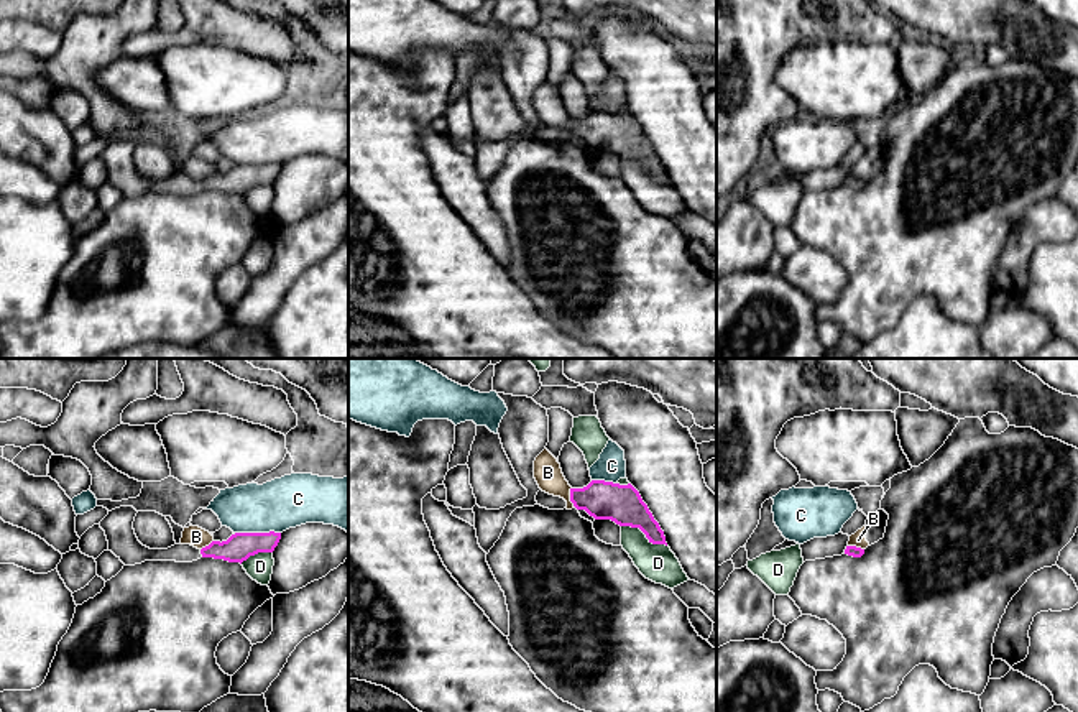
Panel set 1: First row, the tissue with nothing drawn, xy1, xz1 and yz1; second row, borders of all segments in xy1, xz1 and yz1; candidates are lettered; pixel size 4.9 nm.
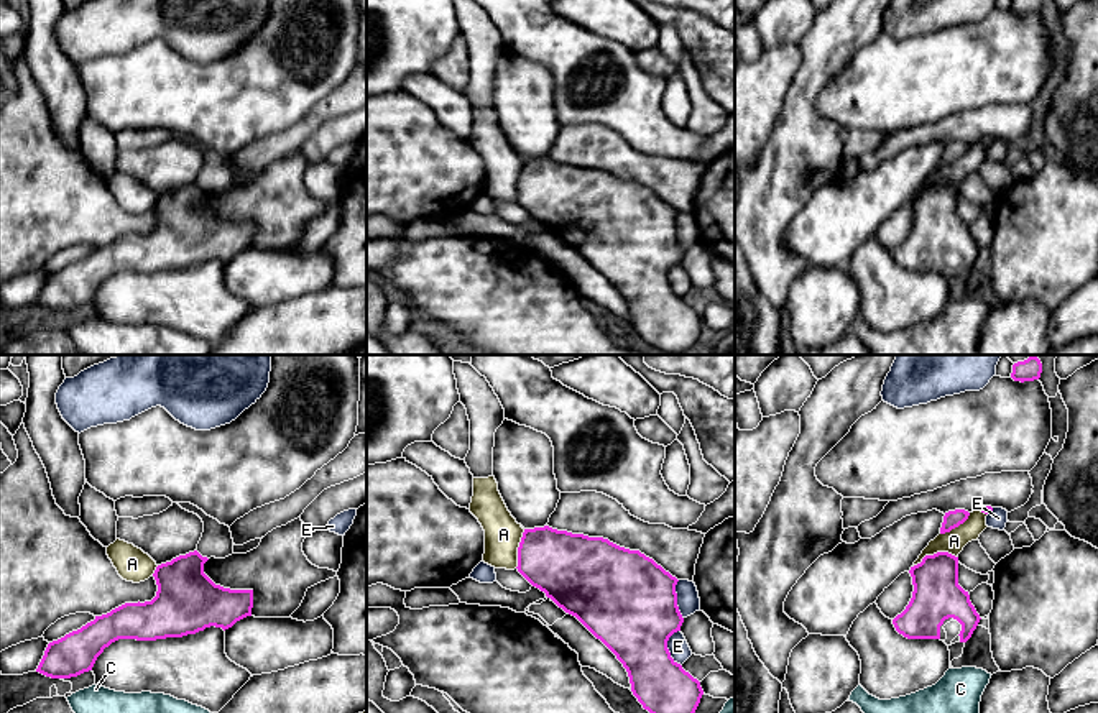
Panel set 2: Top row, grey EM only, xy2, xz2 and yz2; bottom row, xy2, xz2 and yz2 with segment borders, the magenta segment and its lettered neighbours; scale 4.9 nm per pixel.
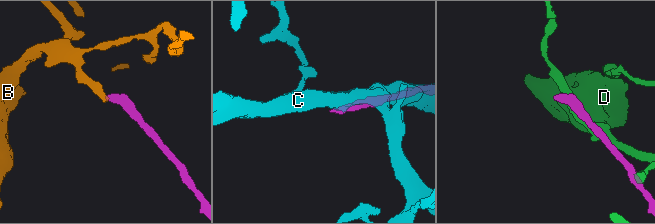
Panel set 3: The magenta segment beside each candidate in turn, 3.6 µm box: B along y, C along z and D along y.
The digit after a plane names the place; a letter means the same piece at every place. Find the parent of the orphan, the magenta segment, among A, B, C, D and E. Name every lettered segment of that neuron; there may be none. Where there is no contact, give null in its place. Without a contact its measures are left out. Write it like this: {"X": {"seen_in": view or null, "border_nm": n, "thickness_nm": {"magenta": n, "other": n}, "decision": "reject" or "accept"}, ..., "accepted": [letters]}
{"A": {"seen_in": "yz2", "border_nm": 240, "thickness_nm": {"magenta": 240, "other": 110}, "decision": "reject"}, "B": {"seen_in": "xz1", "border_nm": 110, "thickness_nm": {"magenta": 190, "other": 140}, "decision": "reject"}, "C": {"seen_in": "xy1", "border_nm": 220, "thickness_nm": {"magenta": 140, "other": 260}, "decision": "reject"}, "D": {"seen_in": "xz1", "border_nm": 240, "thickness_nm": {"magenta": 190, "other": 180}, "decision": "reject"}, "E": {"seen_in": "xz2", "border_nm": 180, "thickness_nm": {"magenta": 440, "other": 100}, "decision": "reject"}, "accepted": []}

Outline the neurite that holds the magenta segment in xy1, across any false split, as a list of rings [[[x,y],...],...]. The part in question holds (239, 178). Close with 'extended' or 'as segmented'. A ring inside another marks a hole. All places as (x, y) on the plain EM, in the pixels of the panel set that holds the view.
[[[120,138],[99,155],[105,163],[108,183],[112,183],[125,197],[141,196],[145,192],[176,192],[192,194],[200,189],[223,191],[228,194],[243,194],[258,184],[273,184],[281,171],[281,164],[235,164],[227,173],[212,173],[197,181],[191,176],[174,176],[168,181],[150,181],[143,178],[133,161],[136,148],[133,138]]] | extended

